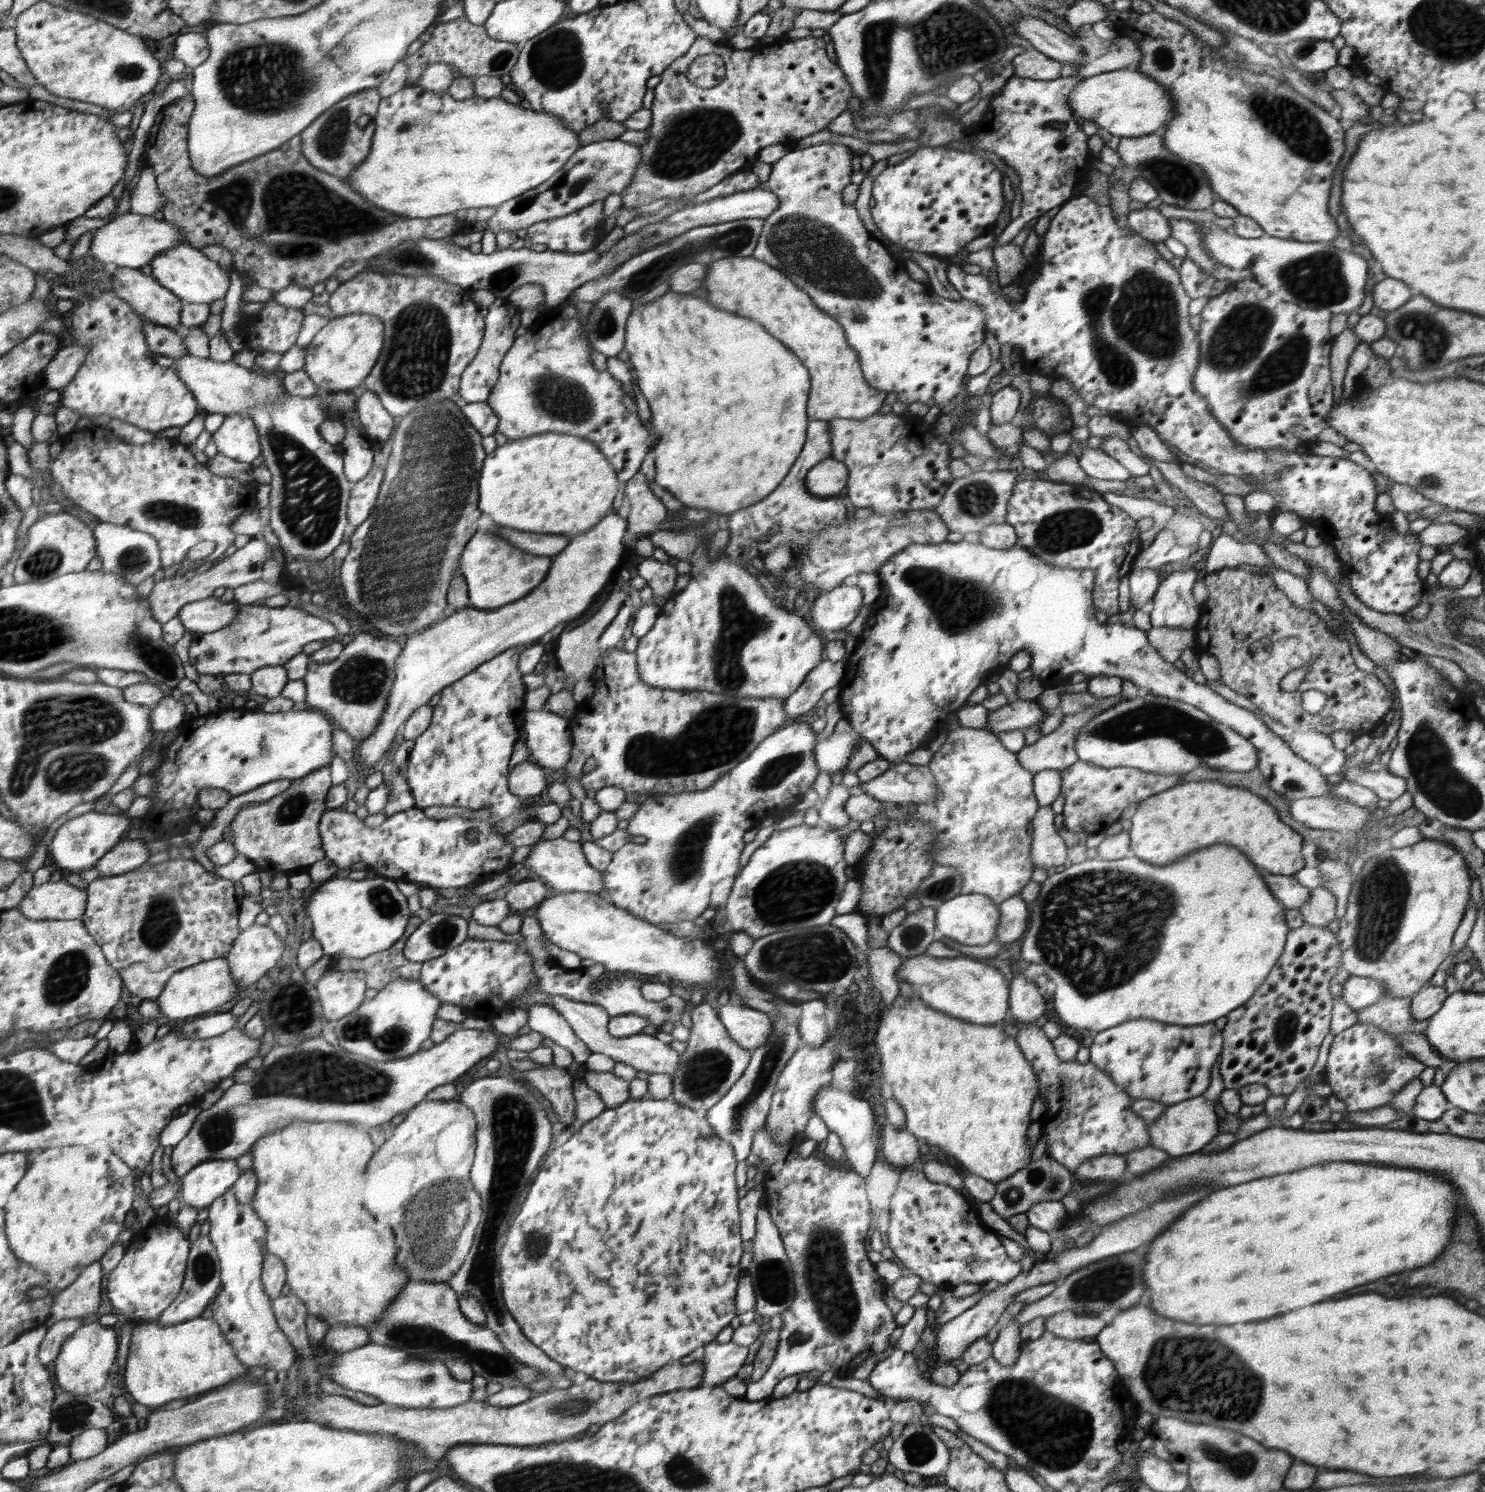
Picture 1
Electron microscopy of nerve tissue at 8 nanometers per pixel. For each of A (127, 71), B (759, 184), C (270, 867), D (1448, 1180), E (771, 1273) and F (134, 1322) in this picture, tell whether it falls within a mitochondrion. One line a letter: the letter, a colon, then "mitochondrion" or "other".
A: mitochondrion
B: other
C: other
D: other
E: mitochondrion
F: other

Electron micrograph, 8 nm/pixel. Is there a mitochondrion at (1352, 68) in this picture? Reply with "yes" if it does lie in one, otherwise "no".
no

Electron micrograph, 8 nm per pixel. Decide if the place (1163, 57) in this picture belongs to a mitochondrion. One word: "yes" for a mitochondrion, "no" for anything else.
yes

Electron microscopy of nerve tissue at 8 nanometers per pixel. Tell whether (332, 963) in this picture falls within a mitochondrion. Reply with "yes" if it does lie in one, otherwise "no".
no

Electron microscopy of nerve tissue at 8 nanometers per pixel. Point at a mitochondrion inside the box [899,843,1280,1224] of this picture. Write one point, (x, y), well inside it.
(1069, 924)

